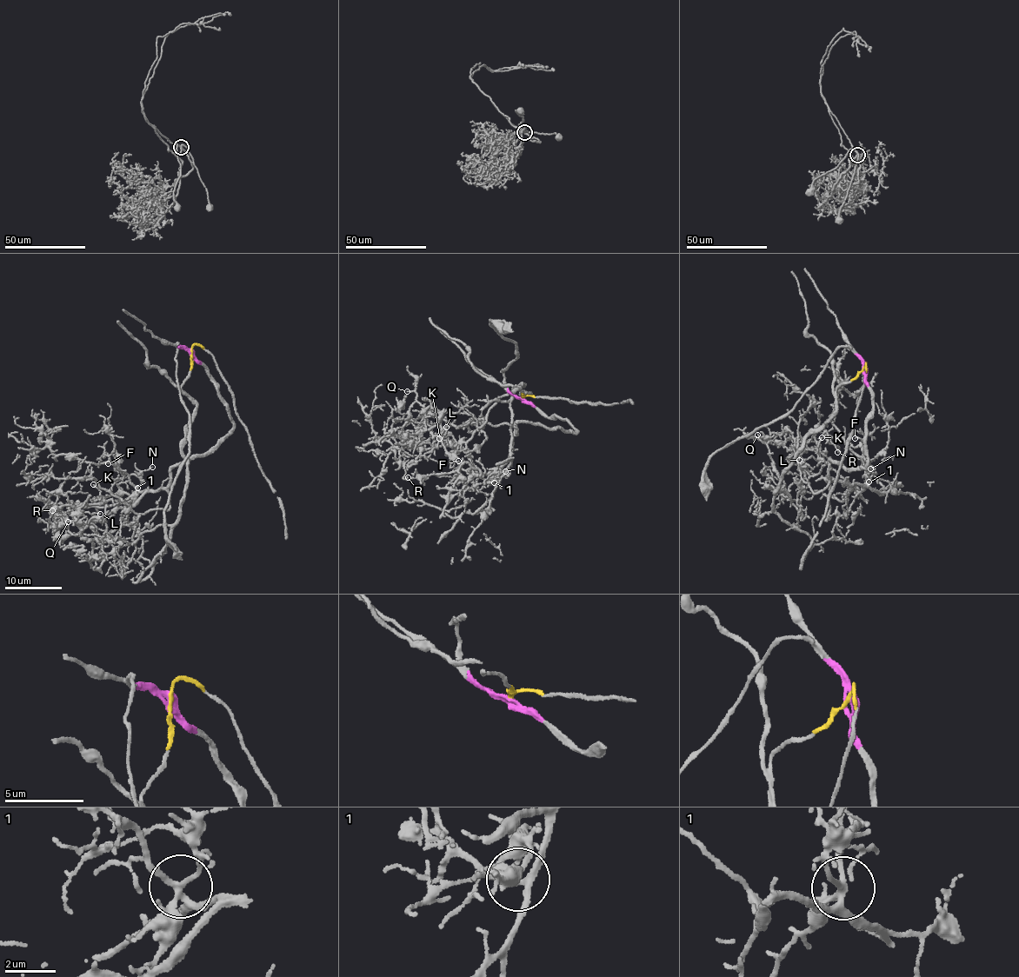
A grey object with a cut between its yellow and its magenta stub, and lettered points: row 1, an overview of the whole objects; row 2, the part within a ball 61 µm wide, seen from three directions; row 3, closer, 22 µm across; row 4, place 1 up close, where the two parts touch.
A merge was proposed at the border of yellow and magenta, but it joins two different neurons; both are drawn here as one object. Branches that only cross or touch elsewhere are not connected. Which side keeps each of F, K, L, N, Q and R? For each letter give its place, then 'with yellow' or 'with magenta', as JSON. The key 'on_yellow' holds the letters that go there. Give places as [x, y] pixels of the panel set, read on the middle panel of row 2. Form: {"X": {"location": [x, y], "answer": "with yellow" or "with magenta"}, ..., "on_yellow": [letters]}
{"F": {"location": [458, 461], "answer": "with magenta"}, "K": {"location": [439, 438], "answer": "with magenta"}, "L": {"location": [446, 427], "answer": "with yellow"}, "N": {"location": [505, 471], "answer": "with yellow"}, "Q": {"location": [407, 391], "answer": "with yellow"}, "R": {"location": [408, 477], "answer": "with magenta"}, "on_yellow": ["L", "N", "Q"]}

